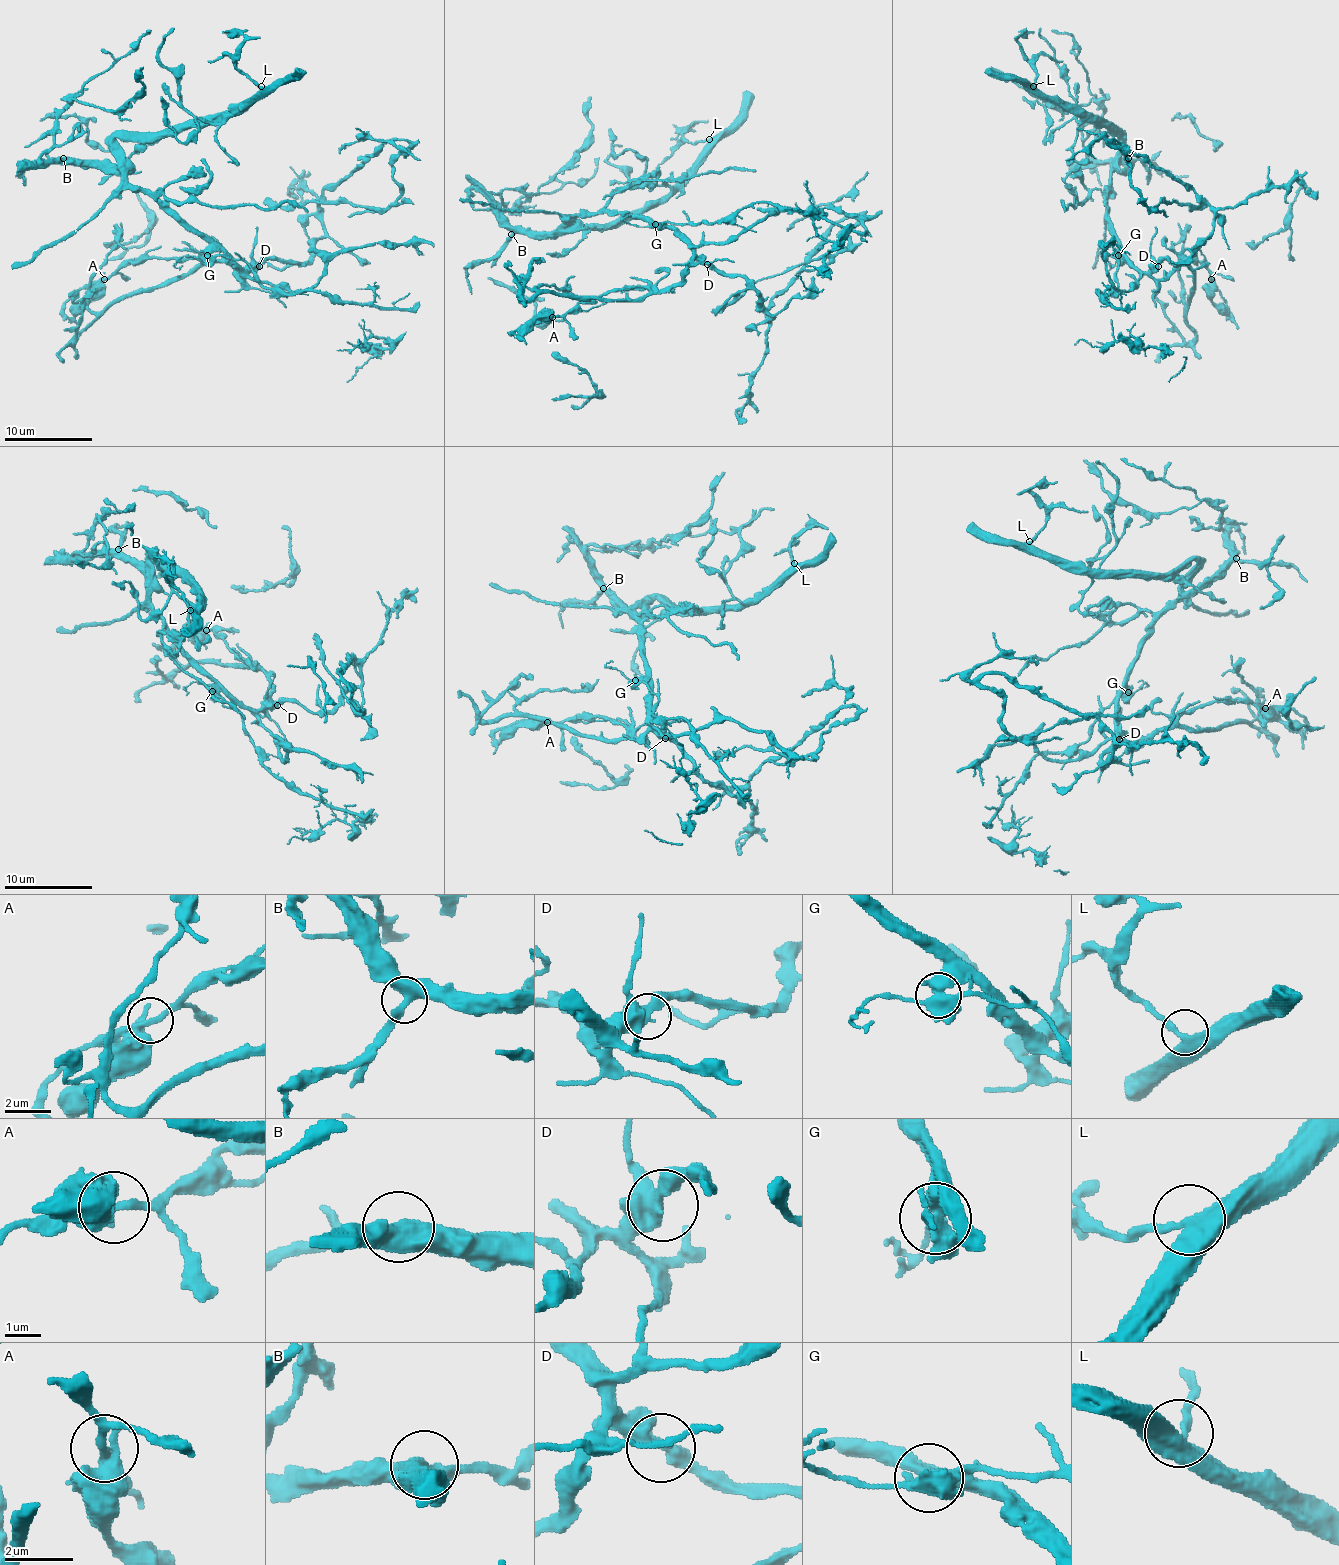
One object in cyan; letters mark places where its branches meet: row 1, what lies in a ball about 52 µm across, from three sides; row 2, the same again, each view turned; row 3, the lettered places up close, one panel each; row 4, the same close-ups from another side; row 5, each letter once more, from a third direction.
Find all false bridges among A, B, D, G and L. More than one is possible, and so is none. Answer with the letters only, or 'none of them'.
A, G

